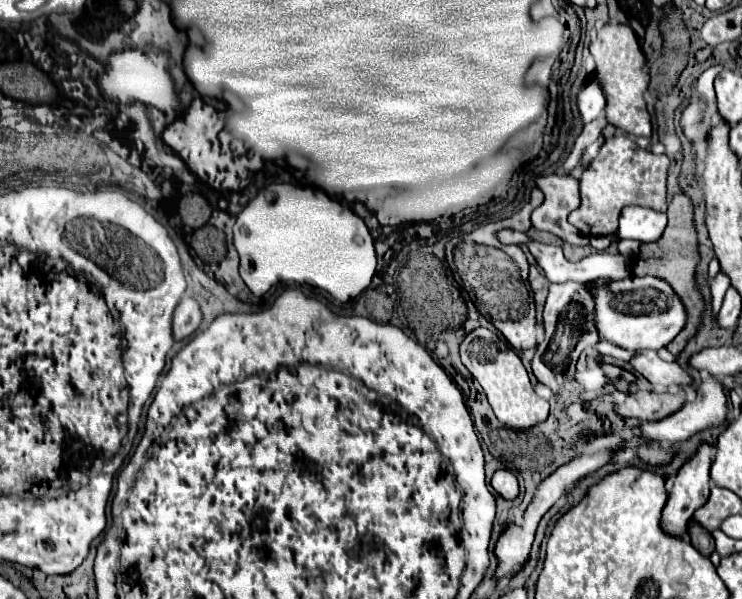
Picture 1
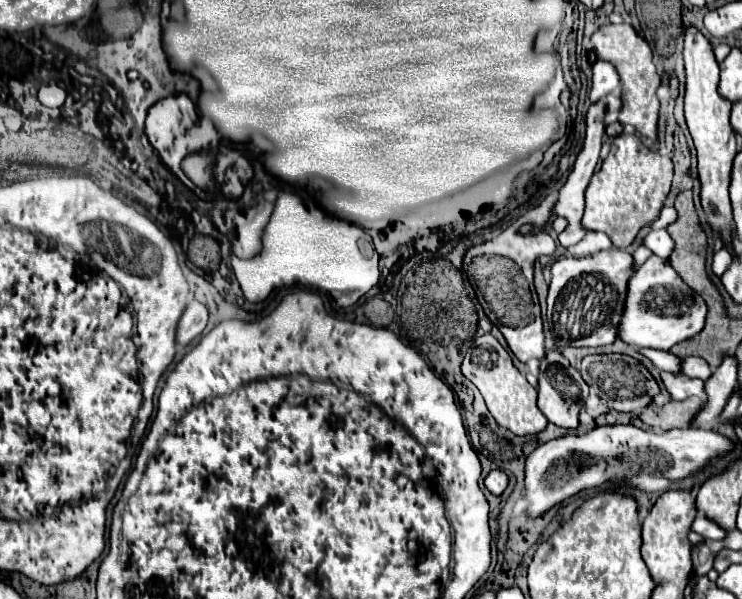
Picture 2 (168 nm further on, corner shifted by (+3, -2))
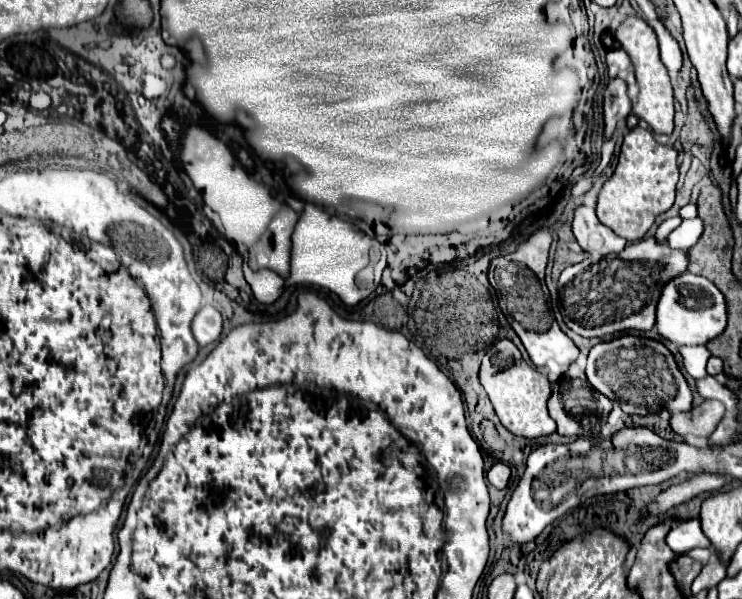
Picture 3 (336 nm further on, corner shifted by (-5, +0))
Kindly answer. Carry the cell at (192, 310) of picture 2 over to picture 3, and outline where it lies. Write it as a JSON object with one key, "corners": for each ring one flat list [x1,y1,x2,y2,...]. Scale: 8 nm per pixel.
{"corners":[[204,305,198,311,198,315,194,317,192,333,194,333,194,339,198,341,200,347,206,347,206,345,214,343,220,337,220,333,222,333,220,311,214,309,212,305]]}

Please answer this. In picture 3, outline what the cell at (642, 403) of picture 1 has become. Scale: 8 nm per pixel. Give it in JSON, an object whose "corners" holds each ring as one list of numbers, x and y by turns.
{"corners":[[704,401,698,407,692,407,686,413,674,413,670,417,670,427,678,435,694,435,708,439,710,433,720,423,724,411,720,401]]}

